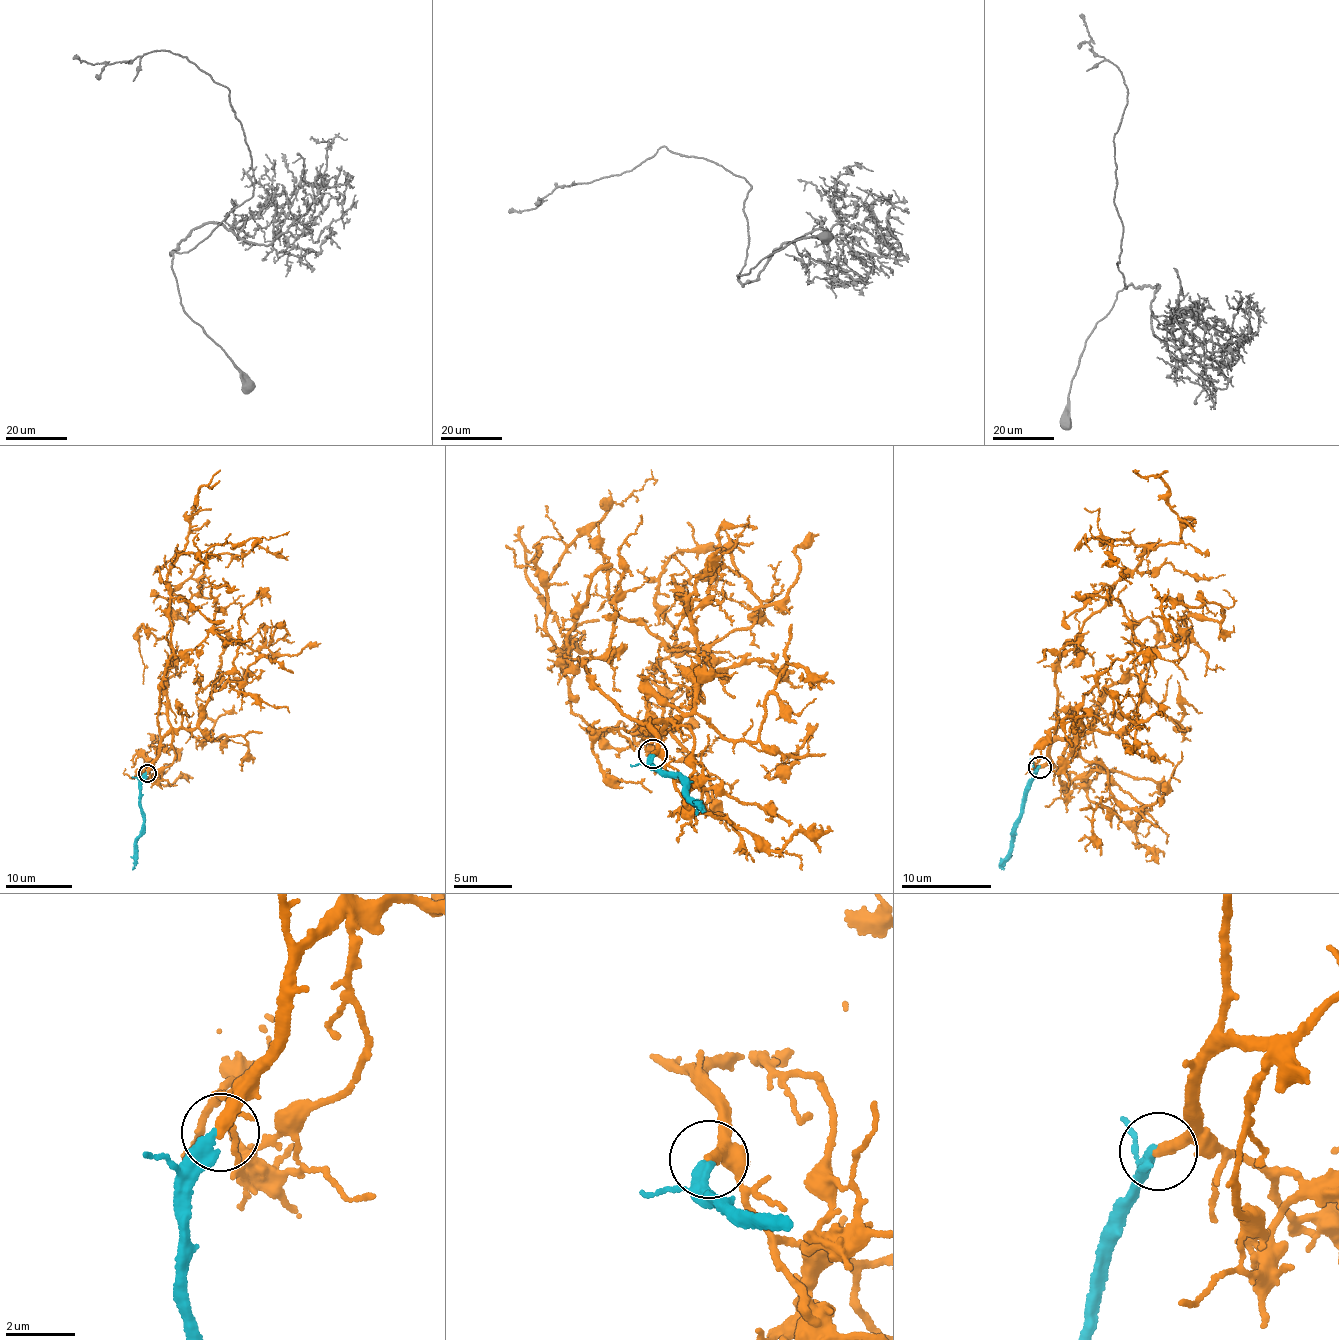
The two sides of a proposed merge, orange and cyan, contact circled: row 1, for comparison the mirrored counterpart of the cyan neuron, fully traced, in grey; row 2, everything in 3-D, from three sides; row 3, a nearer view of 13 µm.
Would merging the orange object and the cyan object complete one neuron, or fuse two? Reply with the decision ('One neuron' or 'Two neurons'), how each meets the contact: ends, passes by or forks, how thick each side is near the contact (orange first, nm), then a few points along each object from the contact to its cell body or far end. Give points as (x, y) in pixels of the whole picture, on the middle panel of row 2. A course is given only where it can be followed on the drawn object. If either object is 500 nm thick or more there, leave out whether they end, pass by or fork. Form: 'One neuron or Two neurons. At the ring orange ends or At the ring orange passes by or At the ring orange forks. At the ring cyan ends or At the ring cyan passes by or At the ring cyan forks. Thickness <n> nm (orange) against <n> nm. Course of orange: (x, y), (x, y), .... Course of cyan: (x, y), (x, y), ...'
One neuron. At the ring orange ends. At the ring cyan ends. Thickness 360 nm (orange) against 320 nm. Course of orange: (652, 755), (661, 721), (641, 722), (674, 726), (664, 564), (730, 549). Course of cyan: (652, 755), (651, 762), (662, 771), (689, 785), (689, 798), (703, 811)

